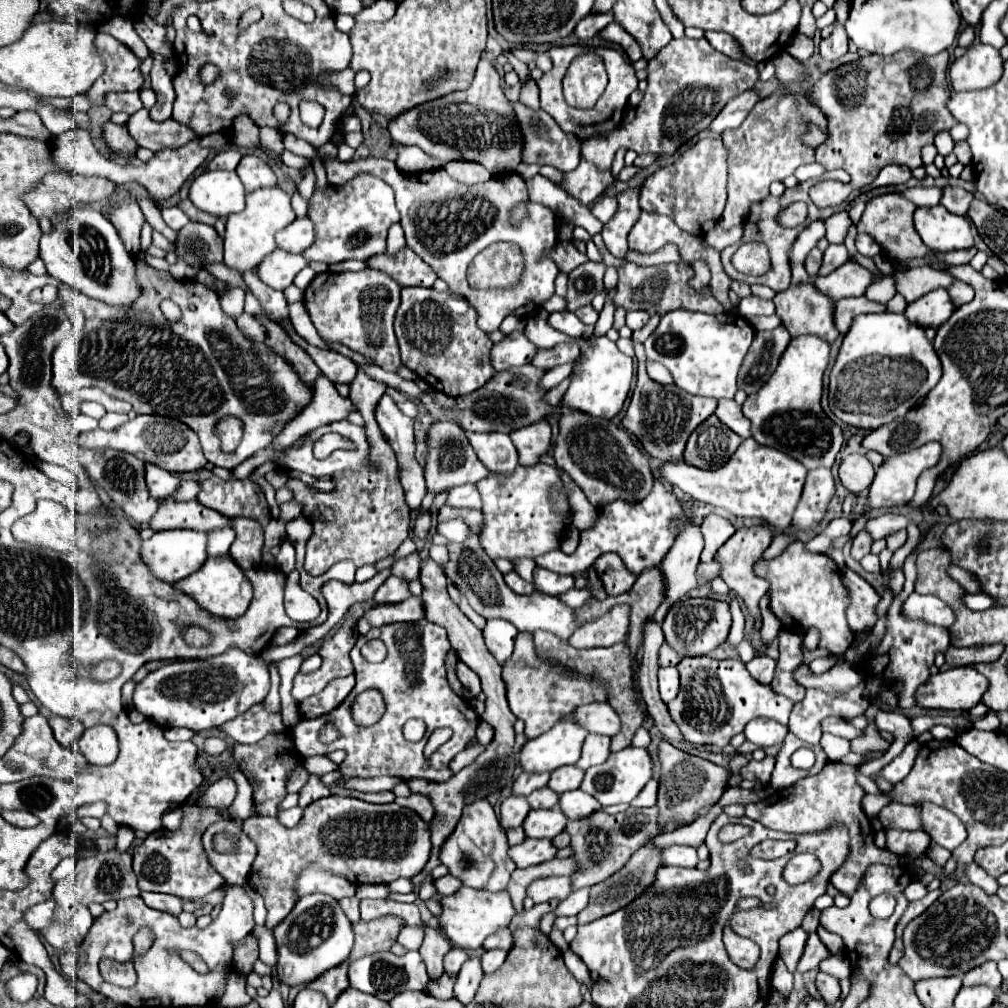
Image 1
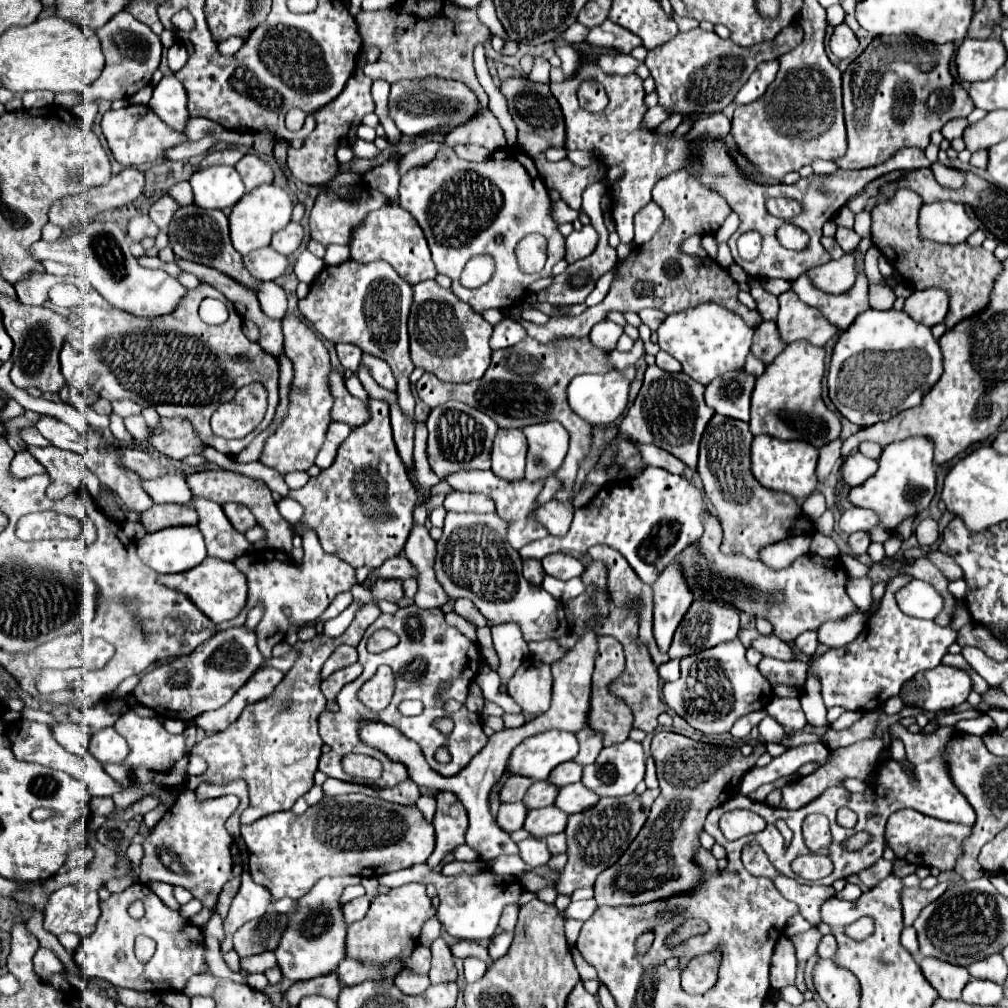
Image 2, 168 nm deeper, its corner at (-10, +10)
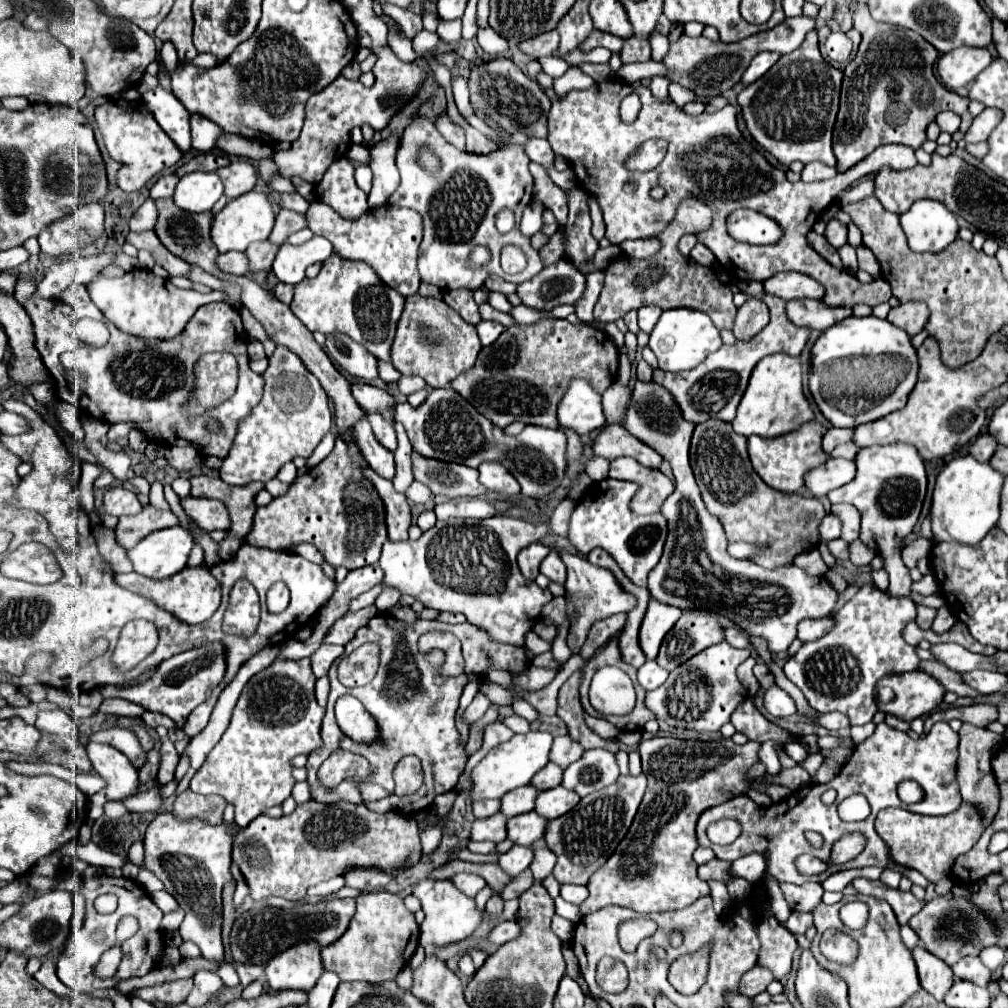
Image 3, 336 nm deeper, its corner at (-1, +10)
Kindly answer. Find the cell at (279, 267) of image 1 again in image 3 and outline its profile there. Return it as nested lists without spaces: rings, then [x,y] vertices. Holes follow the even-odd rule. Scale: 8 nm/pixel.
[[[230,251],[230,253],[220,255],[218,267],[226,273],[232,273],[232,275],[250,275],[252,273],[246,253],[238,253],[238,251]]]

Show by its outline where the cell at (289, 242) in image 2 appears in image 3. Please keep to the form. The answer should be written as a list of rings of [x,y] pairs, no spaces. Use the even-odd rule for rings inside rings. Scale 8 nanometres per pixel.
[[[254,241],[246,253],[250,257],[250,267],[252,271],[260,271],[260,269],[270,269],[272,267],[272,261],[278,253],[280,245],[274,245],[272,241]]]

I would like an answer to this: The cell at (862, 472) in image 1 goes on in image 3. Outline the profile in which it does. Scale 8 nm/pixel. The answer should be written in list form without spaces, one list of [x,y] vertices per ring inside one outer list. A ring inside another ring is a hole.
[[[830,457],[820,467],[806,473],[806,489],[814,497],[824,497],[832,489],[838,489],[850,483],[856,477],[856,463],[848,459],[834,459]]]

